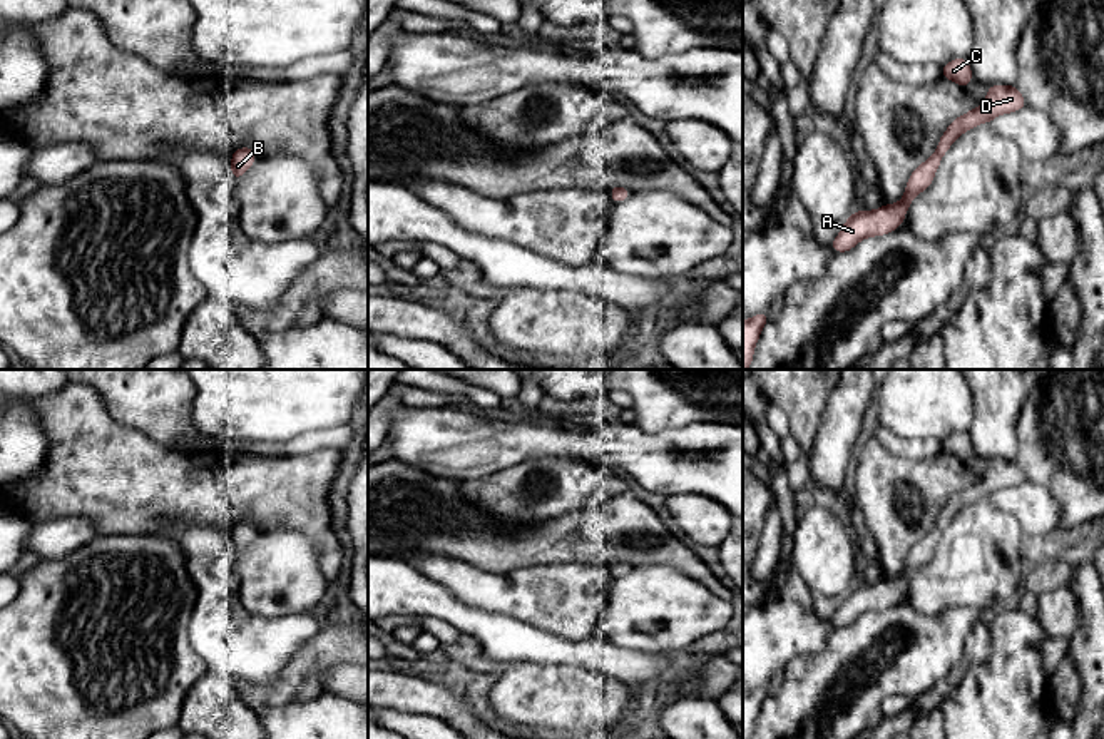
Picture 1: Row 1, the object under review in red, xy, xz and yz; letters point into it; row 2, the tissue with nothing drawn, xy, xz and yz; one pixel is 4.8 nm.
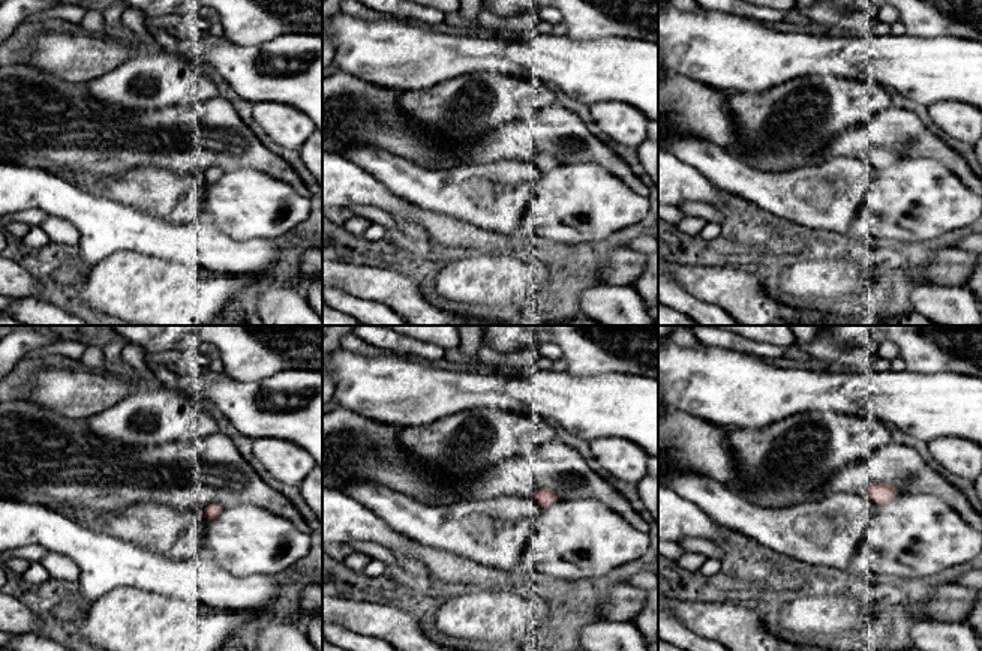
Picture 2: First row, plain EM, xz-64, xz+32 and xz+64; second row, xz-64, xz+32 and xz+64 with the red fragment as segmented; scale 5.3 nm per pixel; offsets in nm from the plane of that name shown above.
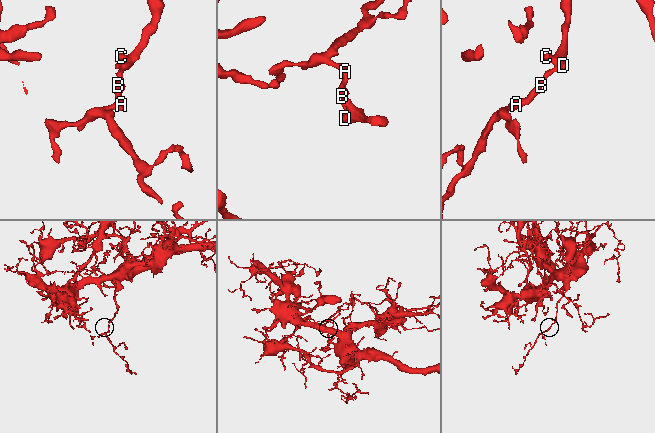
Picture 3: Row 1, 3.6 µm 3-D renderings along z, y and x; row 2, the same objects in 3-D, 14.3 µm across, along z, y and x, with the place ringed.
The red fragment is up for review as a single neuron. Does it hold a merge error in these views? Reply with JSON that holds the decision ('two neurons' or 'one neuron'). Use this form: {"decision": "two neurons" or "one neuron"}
{"decision": "one neuron"}

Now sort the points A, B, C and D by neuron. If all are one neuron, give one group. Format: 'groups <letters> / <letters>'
groups A B C D

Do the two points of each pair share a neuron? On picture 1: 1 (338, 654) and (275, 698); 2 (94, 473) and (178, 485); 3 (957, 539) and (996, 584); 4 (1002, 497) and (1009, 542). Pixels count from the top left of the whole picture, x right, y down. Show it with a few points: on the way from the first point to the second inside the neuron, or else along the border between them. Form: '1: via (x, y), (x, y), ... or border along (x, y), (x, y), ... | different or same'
1: via (323, 654), (290, 686) | same
2: via (114, 475), (132, 485), (158, 485) | same
3: via (969, 550), (987, 572) | same
4: border along (989, 499), (1017, 520), (1029, 542) | different

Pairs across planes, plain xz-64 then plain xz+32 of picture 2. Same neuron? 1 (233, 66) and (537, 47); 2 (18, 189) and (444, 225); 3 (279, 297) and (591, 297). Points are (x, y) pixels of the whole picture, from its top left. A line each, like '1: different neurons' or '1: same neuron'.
1: same neuron
2: same neuron
3: same neuron

